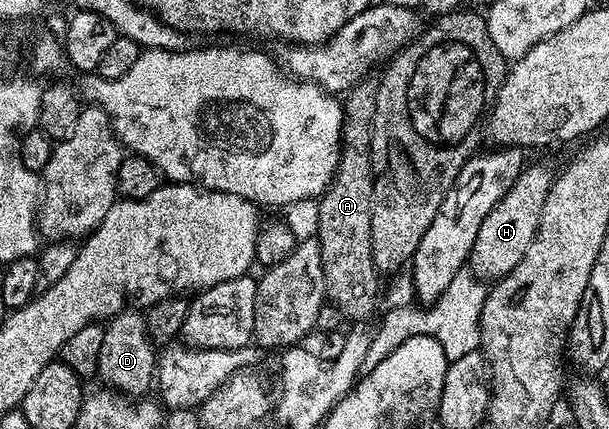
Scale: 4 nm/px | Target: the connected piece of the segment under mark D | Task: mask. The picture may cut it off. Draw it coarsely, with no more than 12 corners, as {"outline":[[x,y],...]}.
{"outline":[[141,310],[111,315],[98,375],[142,397],[156,379],[156,347]]}

